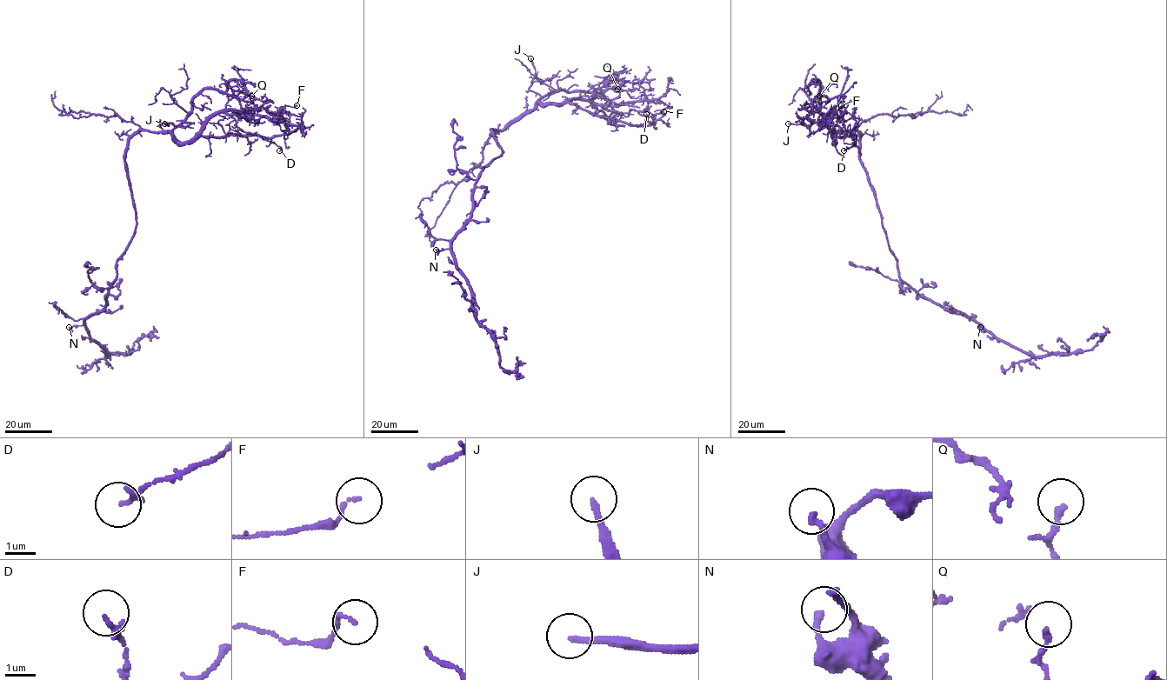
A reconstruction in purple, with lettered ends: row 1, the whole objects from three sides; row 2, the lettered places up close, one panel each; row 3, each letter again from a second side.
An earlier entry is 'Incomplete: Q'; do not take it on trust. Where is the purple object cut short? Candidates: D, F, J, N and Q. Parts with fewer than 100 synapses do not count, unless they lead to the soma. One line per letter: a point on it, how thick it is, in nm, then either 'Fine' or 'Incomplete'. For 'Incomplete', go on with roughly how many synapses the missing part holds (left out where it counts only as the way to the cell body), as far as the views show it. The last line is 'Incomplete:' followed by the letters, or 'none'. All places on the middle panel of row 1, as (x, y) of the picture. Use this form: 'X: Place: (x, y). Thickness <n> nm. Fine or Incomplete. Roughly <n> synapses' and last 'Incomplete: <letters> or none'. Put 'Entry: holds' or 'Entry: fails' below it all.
D: Place: (646, 114). Thickness 200 nm. Fine
F: Place: (663, 111). Thickness 110 nm. Fine
J: Place: (530, 58). Thickness 180 nm. Incomplete
N: Place: (436, 250). Thickness 190 nm. Fine
Q: Place: (617, 89). Thickness 190 nm. Fine
Incomplete: J
Entry: fails

